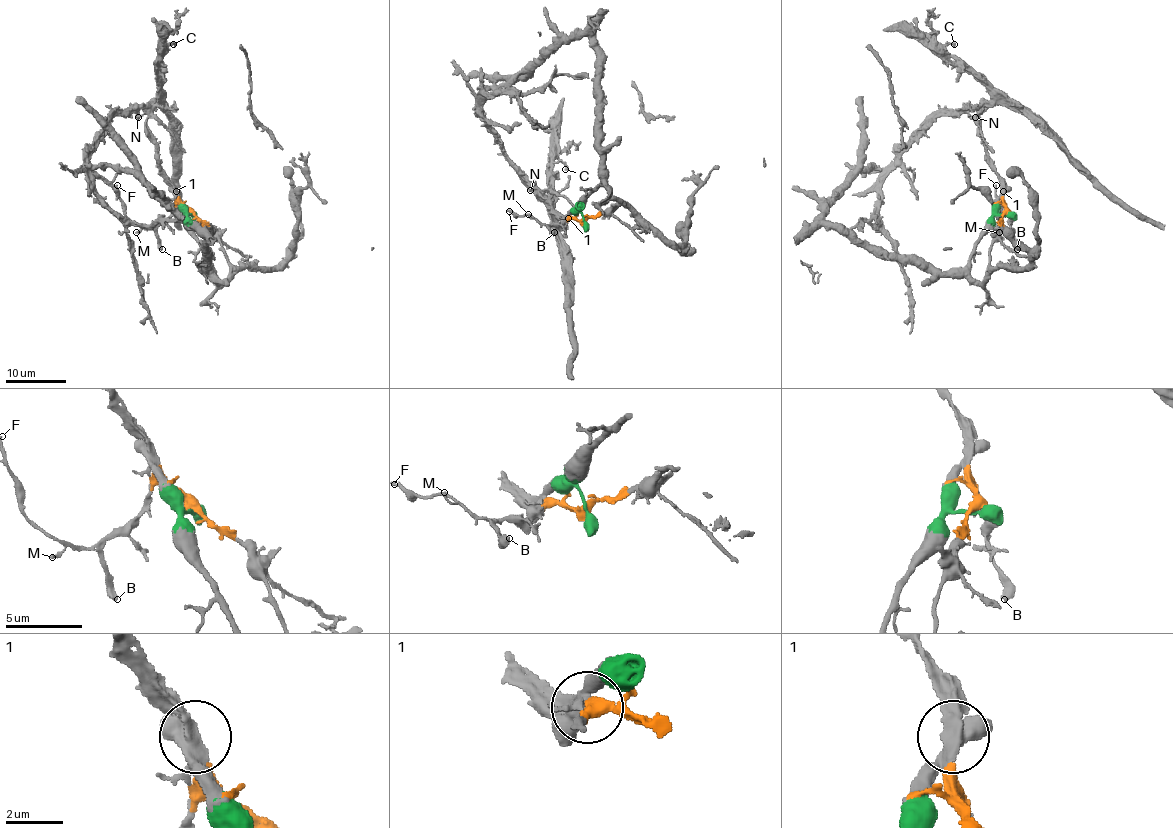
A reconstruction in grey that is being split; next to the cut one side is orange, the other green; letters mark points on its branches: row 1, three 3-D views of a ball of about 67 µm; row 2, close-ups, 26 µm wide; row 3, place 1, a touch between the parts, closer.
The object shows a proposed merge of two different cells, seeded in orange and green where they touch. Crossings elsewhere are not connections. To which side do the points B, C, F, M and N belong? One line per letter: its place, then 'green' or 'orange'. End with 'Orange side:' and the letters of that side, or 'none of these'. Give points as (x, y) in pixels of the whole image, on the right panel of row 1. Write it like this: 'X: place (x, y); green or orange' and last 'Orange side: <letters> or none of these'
B: place (1017, 249); orange
C: place (954, 44); orange
F: place (996, 185); orange
M: place (999, 232); orange
N: place (975, 117); orange
Orange side: B, C, F, M, N

